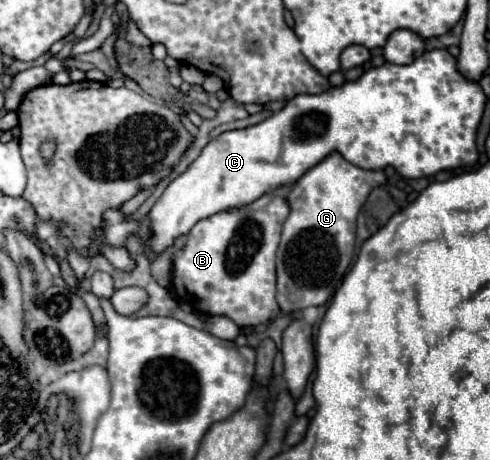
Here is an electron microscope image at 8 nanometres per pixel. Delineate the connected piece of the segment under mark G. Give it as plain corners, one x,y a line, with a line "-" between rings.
330,153
318,165
308,169
294,185
288,195
290,215
284,221
282,241
276,253
276,301
282,313
292,313
298,307
312,307
324,305
338,287
338,273
340,281
346,275
352,255
354,255
354,237
356,237
356,219
358,213
368,197
368,193
376,187
386,183
384,171
366,171
352,163
348,163
340,153

